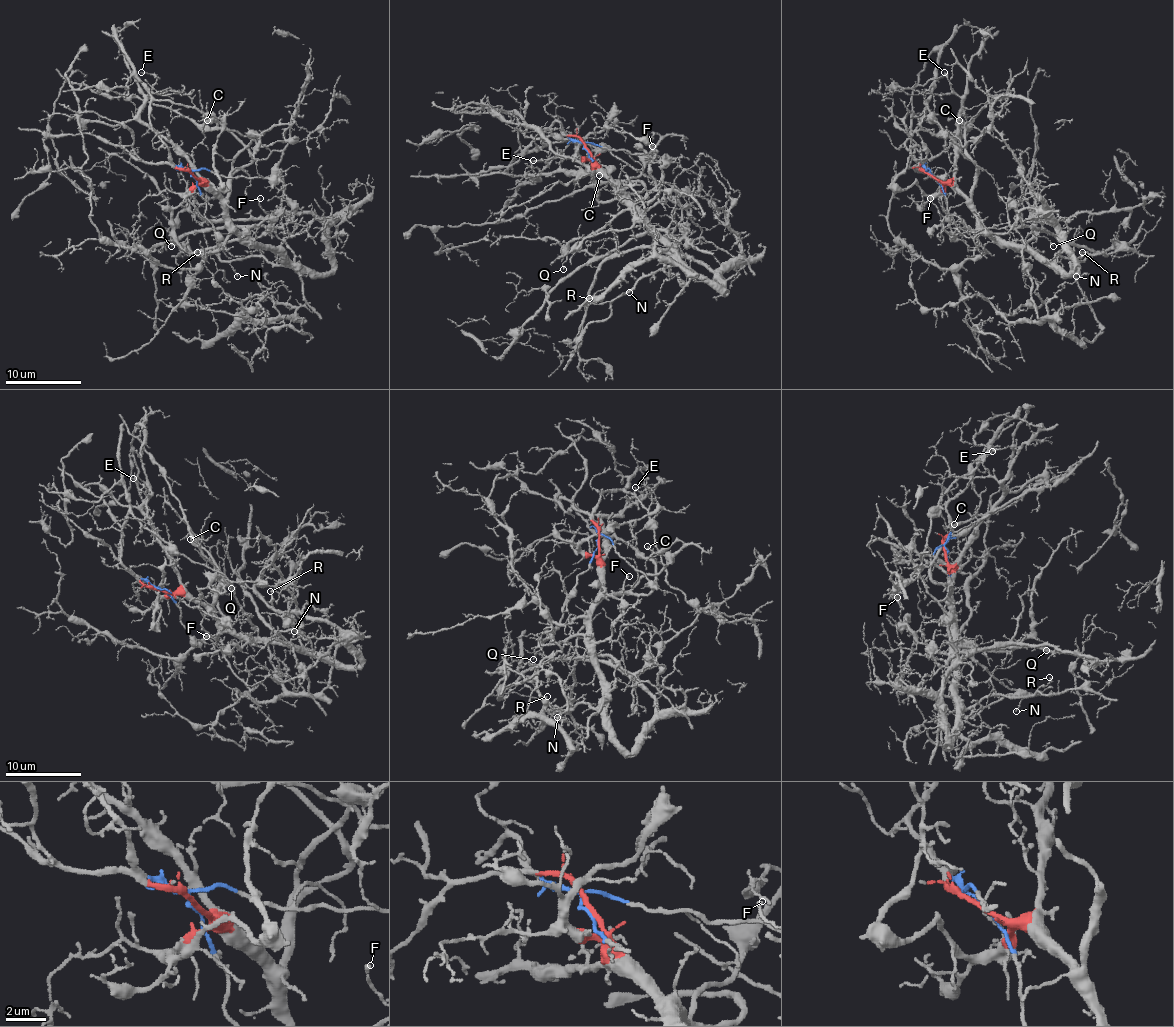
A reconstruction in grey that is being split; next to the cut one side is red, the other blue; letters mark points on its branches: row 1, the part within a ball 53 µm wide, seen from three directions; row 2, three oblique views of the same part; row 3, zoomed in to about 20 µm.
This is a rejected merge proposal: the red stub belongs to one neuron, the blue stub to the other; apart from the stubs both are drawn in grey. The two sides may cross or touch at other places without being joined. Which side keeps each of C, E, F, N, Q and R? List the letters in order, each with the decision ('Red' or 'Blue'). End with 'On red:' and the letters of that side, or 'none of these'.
C: Red
E: Red
F: Red
N: Red
Q: Red
R: Red
On red: C, E, F, N, Q, R

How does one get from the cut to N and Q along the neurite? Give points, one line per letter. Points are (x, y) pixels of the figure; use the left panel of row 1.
N: (194, 176), (222, 203), (224, 218), (241, 235), (281, 258), (277, 264), (235, 258), (230, 265), (237, 277)
Q: (194, 176), (222, 203), (224, 220), (237, 237), (194, 252), (184, 250), (173, 237), (171, 246)

